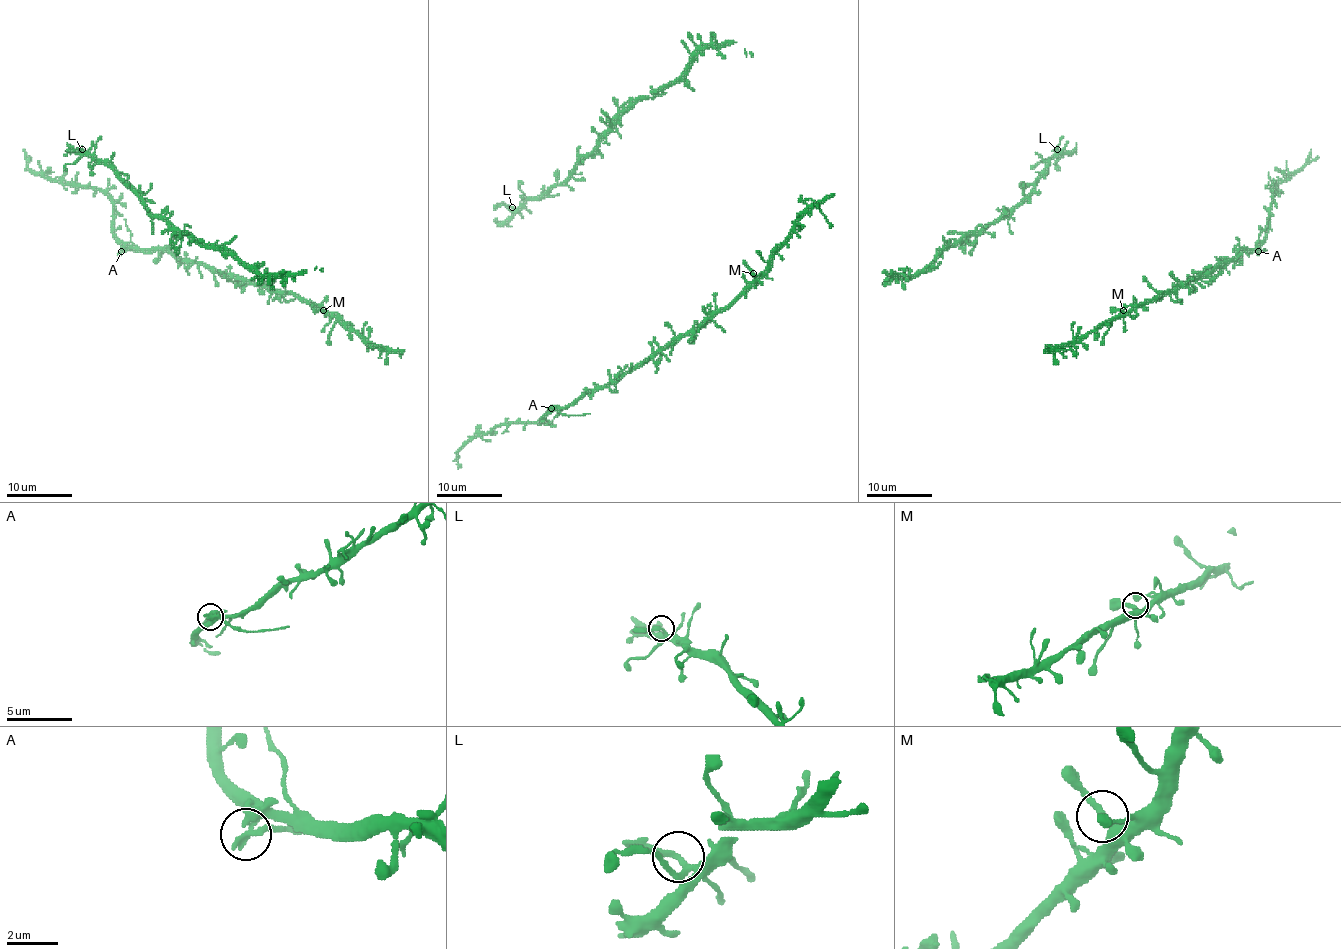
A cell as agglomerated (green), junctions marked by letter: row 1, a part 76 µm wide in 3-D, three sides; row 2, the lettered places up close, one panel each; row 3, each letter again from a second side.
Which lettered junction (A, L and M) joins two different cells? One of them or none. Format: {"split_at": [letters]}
{"split_at": ["A"]}

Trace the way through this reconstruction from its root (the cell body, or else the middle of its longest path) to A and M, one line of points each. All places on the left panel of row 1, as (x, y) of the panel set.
A: (372, 345), (342, 320), (293, 294), (277, 294), (264, 284), (225, 278), (165, 250), (121, 252)
M: (372, 345), (347, 323), (323, 310)

